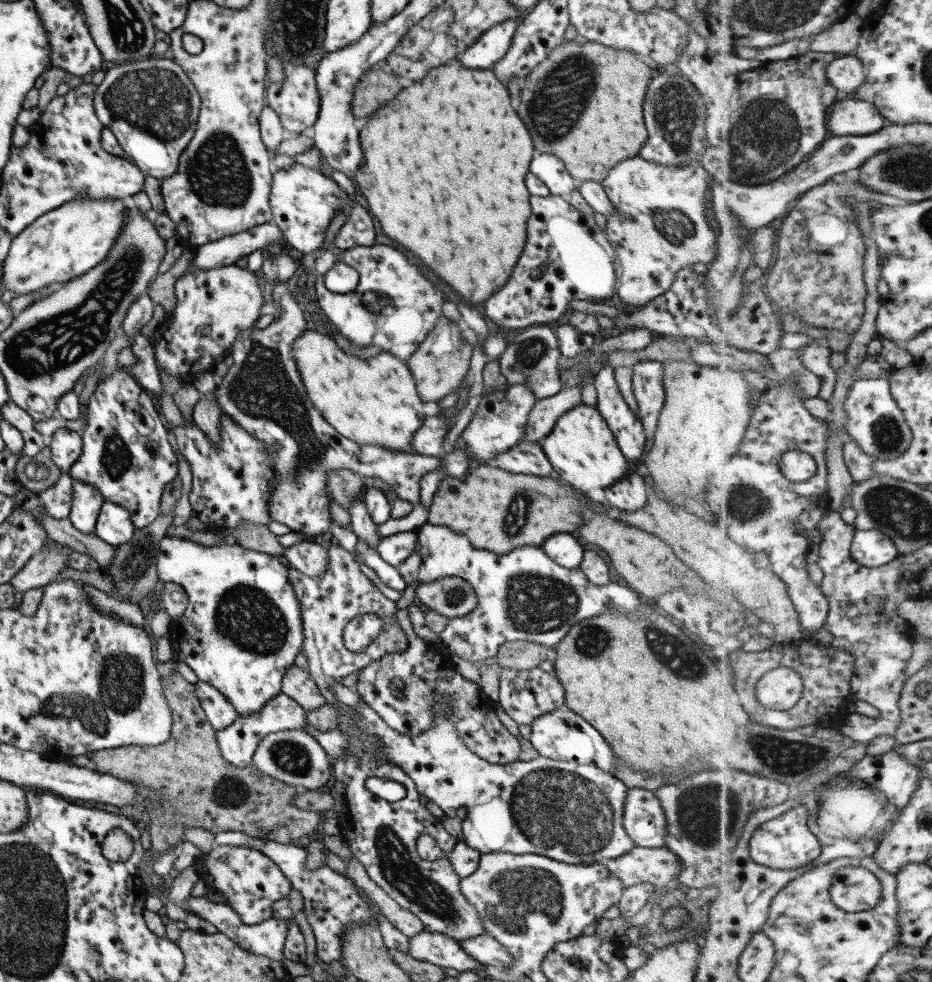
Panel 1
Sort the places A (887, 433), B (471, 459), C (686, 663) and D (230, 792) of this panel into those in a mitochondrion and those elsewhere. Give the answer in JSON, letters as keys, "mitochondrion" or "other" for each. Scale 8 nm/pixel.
{"A":"mitochondrion","B":"other","C":"mitochondrion","D":"mitochondrion"}

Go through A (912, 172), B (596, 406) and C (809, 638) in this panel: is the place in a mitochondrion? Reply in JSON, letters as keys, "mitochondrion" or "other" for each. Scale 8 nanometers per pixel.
{"A":"mitochondrion","B":"other","C":"other"}

